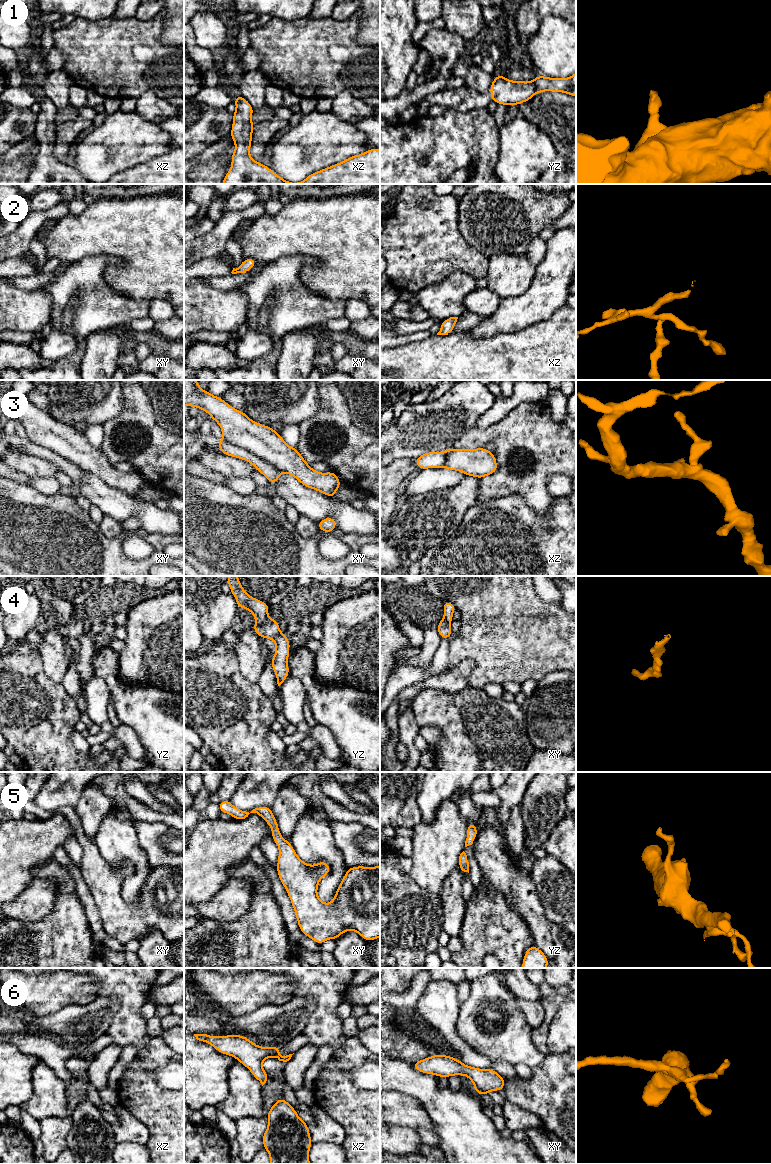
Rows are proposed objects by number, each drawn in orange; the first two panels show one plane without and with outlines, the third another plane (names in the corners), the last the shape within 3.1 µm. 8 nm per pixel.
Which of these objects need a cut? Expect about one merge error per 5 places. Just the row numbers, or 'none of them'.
3

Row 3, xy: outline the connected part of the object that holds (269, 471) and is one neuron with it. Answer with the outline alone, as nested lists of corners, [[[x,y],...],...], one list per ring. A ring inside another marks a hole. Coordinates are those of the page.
[[[224,438],[219,439],[217,447],[221,450],[221,453],[224,455],[236,457],[249,462],[255,467],[256,471],[263,474],[270,483],[277,483],[281,475],[281,471],[279,471],[276,467],[269,464],[268,462],[262,460],[261,458],[251,454],[245,448],[235,446],[227,442]]]

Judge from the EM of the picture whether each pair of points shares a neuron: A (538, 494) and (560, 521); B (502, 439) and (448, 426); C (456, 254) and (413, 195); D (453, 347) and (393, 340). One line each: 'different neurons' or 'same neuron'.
A: different neurons
B: different neurons
C: same neuron
D: different neurons

